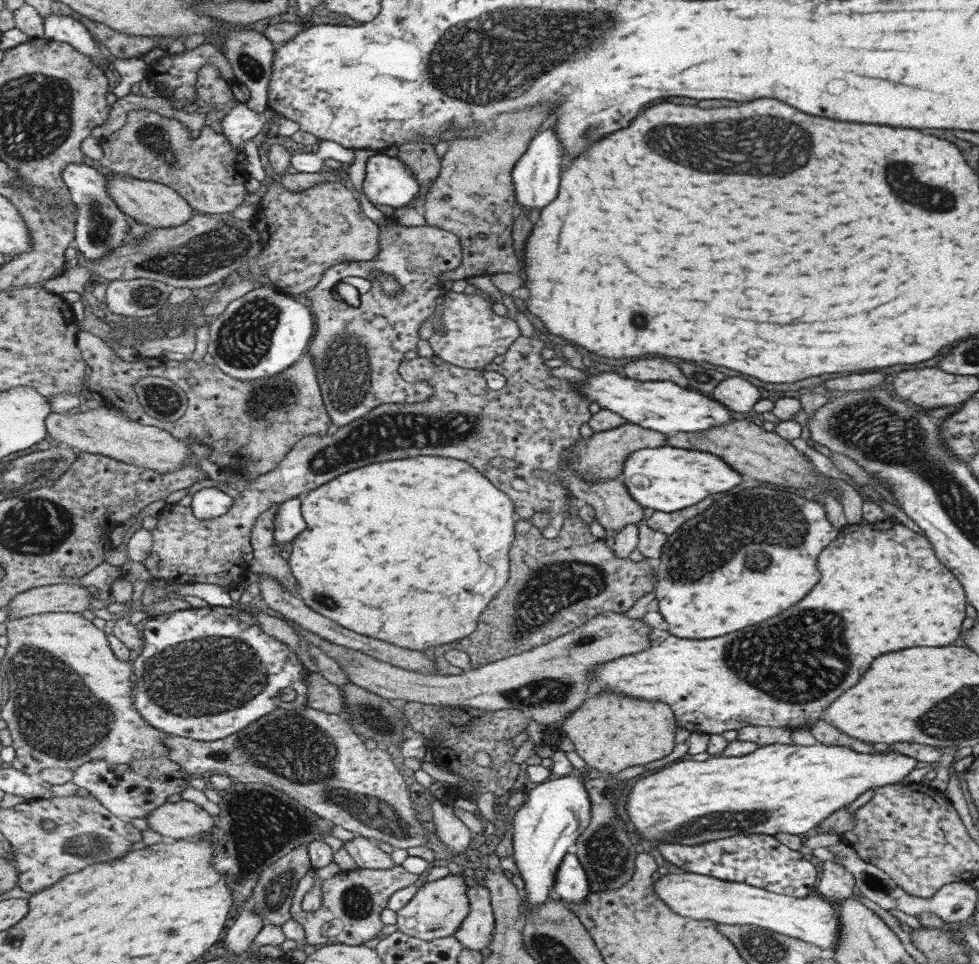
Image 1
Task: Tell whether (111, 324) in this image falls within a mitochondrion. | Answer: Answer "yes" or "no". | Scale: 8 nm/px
no

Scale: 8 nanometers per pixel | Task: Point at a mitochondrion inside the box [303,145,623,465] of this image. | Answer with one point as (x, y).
(347, 370)

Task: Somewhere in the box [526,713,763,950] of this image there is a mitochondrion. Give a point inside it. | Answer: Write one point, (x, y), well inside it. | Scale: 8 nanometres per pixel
(604, 852)

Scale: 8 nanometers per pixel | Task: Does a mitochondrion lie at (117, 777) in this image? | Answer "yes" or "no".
no

